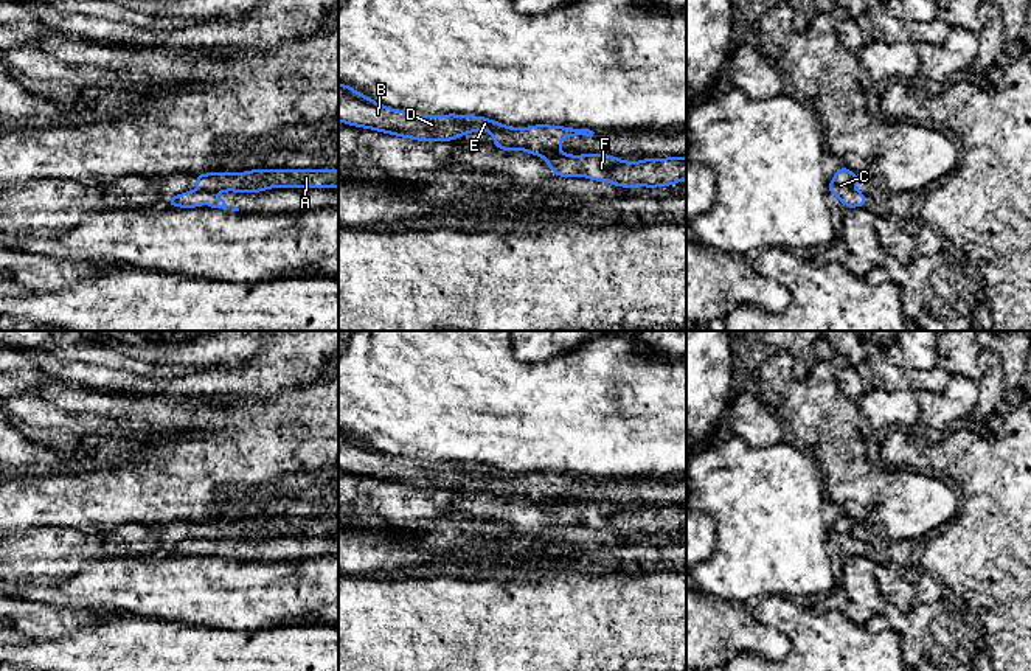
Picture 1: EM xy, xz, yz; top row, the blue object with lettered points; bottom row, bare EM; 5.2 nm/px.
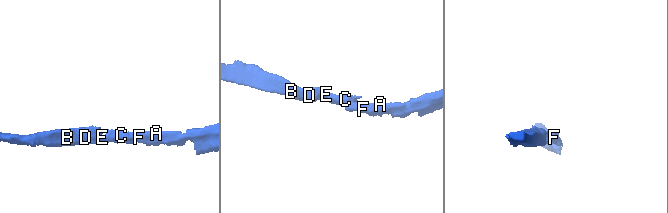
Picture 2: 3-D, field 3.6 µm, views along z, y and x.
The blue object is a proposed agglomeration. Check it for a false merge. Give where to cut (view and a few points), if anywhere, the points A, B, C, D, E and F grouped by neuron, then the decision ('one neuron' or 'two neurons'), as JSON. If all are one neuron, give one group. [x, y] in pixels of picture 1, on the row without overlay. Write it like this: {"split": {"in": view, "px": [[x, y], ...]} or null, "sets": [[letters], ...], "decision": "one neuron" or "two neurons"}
{"split": {"in": "xy", "px": [[196, 538], [211, 541]]}, "sets": [["A", "F"], ["B", "C", "D", "E"]], "decision": "two neurons"}

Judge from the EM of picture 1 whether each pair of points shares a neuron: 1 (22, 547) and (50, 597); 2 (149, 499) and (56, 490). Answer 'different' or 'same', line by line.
1: different
2: same

